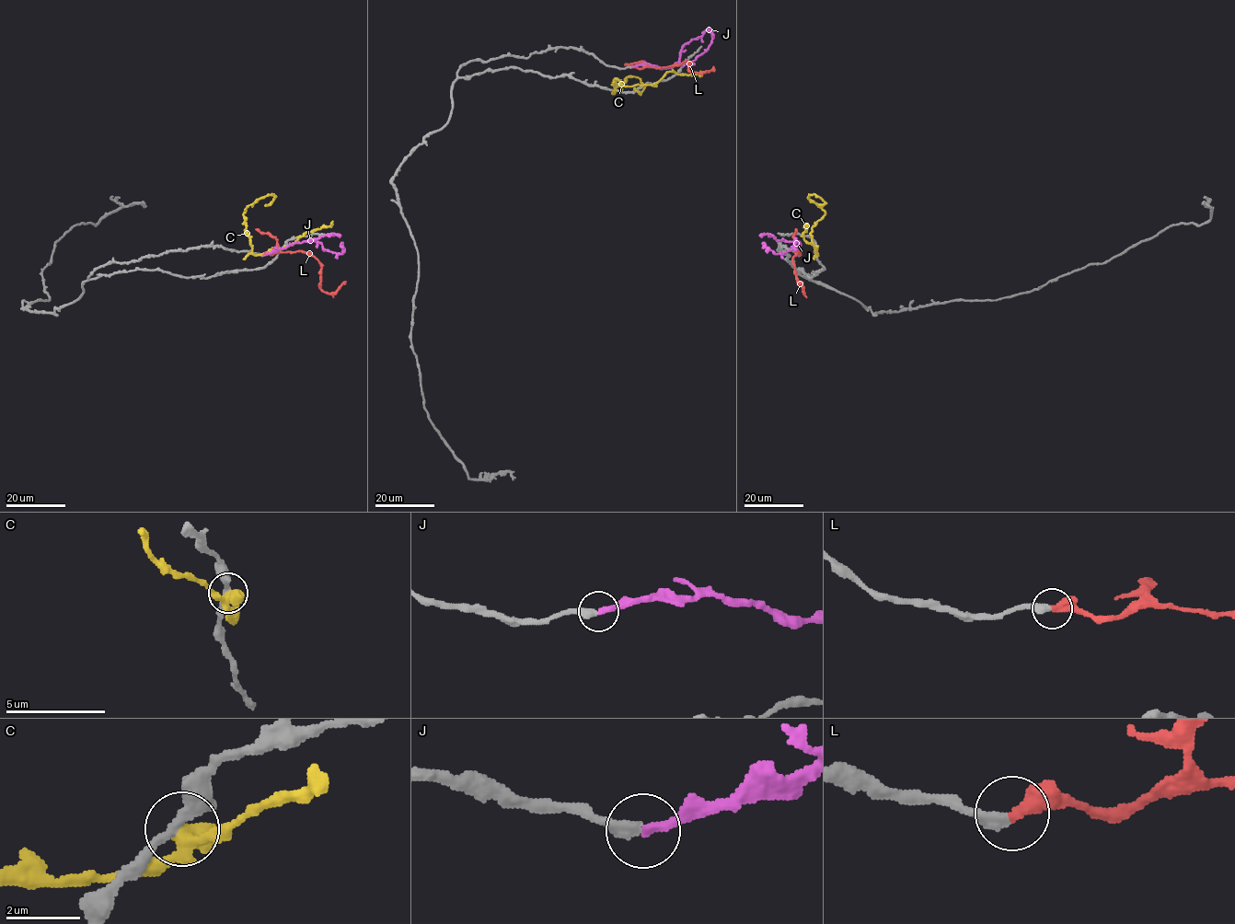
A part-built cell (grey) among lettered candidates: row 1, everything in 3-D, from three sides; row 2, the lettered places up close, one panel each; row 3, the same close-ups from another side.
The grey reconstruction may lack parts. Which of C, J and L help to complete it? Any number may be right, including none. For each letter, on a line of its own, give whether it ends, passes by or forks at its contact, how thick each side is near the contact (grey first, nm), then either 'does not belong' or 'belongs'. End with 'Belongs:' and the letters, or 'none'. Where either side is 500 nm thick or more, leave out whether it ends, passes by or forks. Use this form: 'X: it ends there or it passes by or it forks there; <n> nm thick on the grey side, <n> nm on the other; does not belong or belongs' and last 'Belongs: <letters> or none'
C: 320 nm thick on the grey side, 500 nm on the other; does not belong
J: it ends there; 320 nm thick on the grey side, 220 nm on the other; does not belong
L: it ends there; 320 nm thick on the grey side, 440 nm on the other; belongs
Belongs: L

